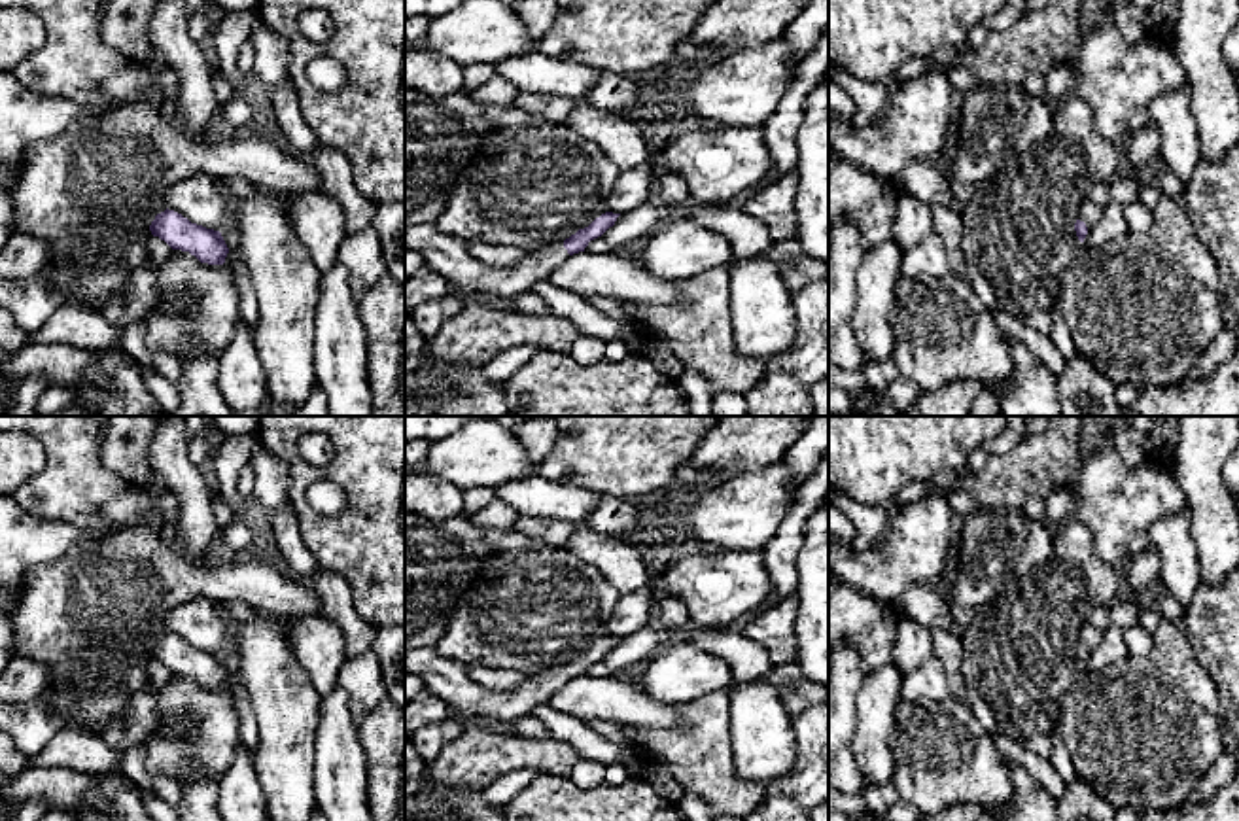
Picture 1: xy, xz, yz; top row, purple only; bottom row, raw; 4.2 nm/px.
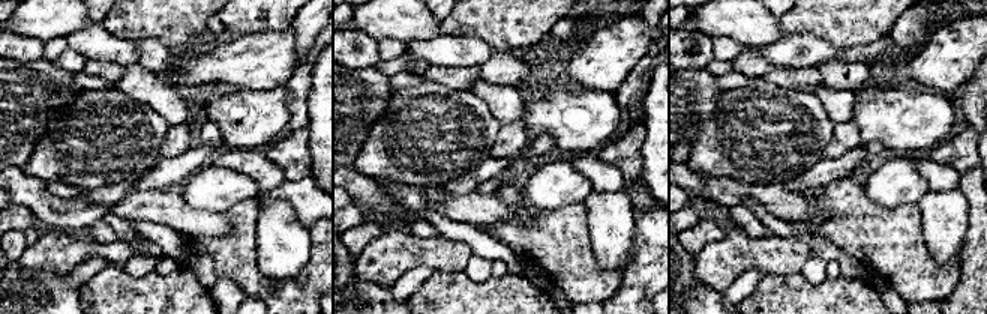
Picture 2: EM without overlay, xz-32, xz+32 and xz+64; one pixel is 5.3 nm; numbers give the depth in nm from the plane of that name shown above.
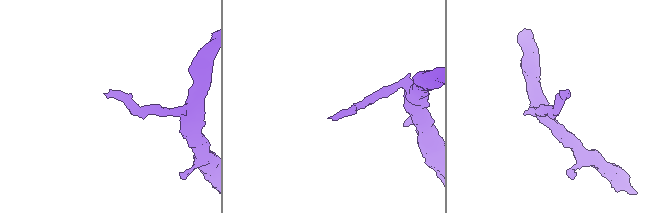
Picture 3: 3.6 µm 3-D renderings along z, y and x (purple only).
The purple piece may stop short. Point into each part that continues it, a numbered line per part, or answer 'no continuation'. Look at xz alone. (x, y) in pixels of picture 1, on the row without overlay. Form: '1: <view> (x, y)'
1: xz (443, 678)

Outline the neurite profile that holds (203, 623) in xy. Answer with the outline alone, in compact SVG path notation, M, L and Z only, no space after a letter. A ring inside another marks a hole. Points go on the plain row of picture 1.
M199 596L170 611L165 628L191 647L221 655L231 643L233 620L221 602Z

